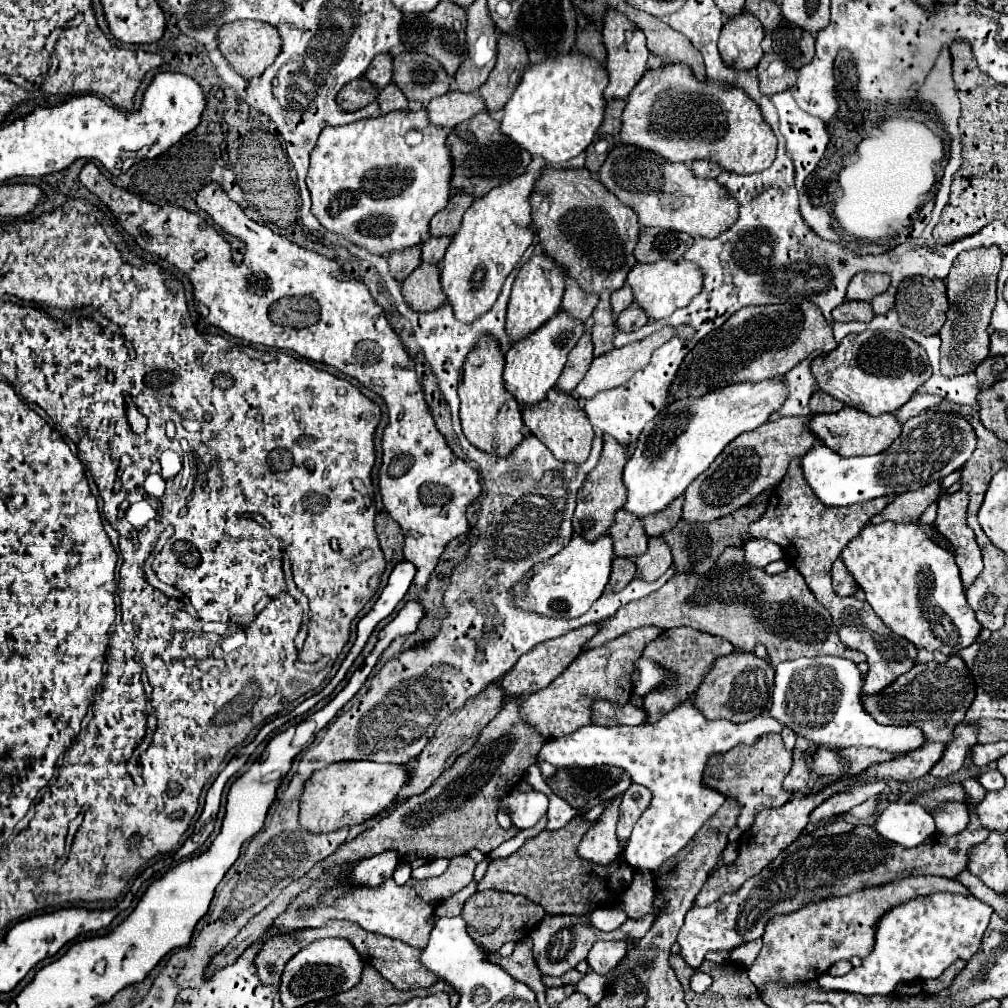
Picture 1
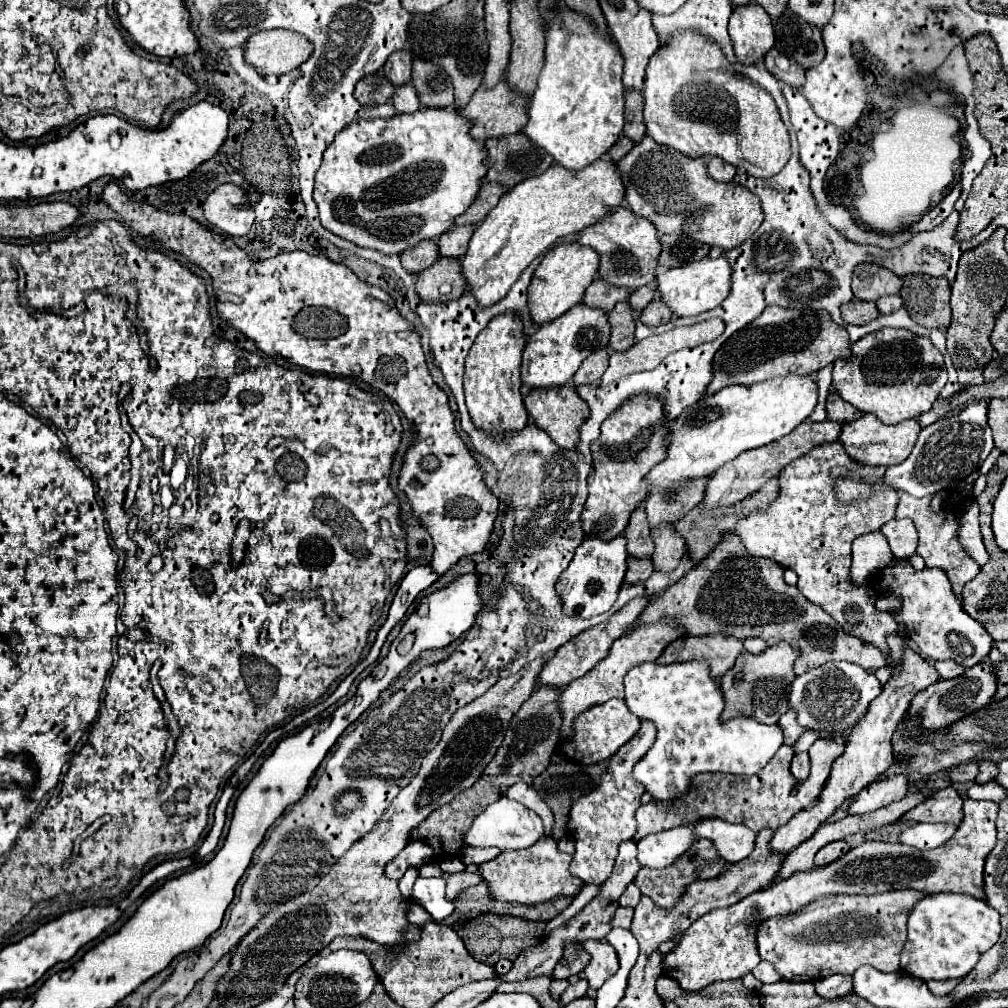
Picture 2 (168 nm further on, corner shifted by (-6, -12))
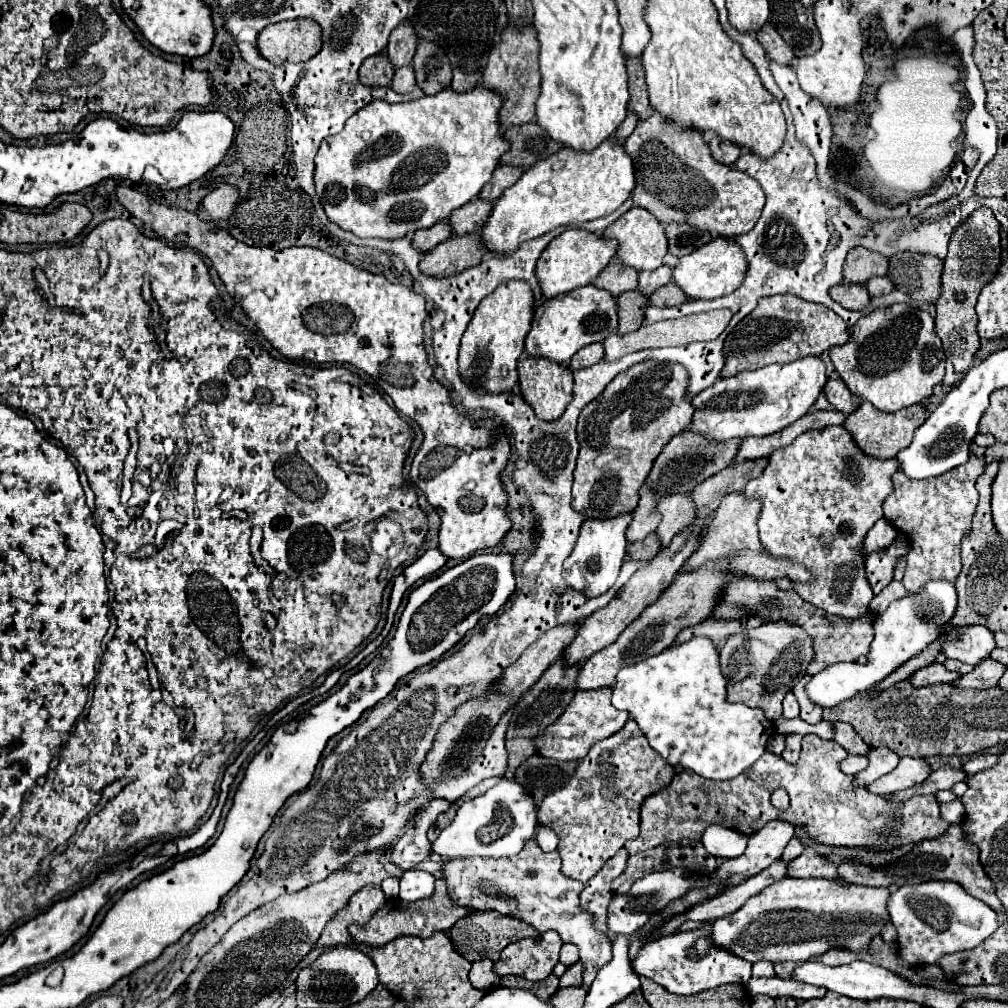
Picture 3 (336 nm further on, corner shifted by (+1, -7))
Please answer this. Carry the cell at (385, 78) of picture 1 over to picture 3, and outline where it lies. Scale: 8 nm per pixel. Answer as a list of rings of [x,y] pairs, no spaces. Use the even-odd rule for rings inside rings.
[[[406,21],[404,25],[398,25],[388,41],[386,47],[386,55],[390,59],[390,63],[398,69],[398,67],[406,67],[412,63],[416,51],[416,35],[412,29],[412,23]]]

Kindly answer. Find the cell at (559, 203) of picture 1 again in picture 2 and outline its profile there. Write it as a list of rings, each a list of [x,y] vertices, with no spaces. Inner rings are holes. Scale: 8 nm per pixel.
[[[619,208],[615,214],[607,216],[601,224],[589,226],[581,232],[579,244],[591,246],[601,256],[599,274],[613,286],[627,286],[631,290],[655,282],[657,274],[657,258],[661,250],[661,242],[657,238],[655,226],[641,216],[635,216],[629,208]]]

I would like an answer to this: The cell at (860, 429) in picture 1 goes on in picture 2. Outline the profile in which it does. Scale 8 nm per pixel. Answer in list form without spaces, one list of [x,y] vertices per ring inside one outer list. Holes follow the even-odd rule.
[[[863,414],[859,420],[843,424],[839,440],[843,442],[847,454],[861,464],[893,466],[893,464],[903,462],[911,454],[911,450],[917,442],[919,430],[921,430],[921,426],[915,418],[901,422],[901,424],[895,424],[895,426],[887,426],[887,424],[881,424],[879,418],[875,418],[875,414]]]

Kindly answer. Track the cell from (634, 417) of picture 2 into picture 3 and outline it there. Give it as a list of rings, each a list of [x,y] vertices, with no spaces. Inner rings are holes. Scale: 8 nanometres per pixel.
[[[644,361],[620,373],[596,401],[582,409],[578,419],[580,455],[572,487],[572,507],[576,513],[584,515],[584,519],[604,521],[634,511],[638,505],[638,491],[646,481],[654,459],[674,435],[682,433],[690,425],[692,405],[684,395],[684,385],[688,385],[688,373],[684,373],[682,365]]]

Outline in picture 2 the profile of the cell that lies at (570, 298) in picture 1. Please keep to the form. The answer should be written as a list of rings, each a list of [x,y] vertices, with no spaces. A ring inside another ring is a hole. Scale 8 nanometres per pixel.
[[[597,276],[597,278],[591,282],[591,286],[587,288],[585,298],[583,298],[583,304],[601,308],[601,310],[605,310],[605,312],[611,312],[617,302],[627,300],[629,296],[631,296],[631,290],[619,288],[619,286],[611,286],[611,284],[605,282],[601,276]]]

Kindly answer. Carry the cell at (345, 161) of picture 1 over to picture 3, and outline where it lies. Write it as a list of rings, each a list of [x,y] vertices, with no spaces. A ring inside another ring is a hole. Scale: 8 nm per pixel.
[[[476,85],[472,91],[468,93],[452,93],[452,89],[444,89],[436,95],[426,95],[422,99],[414,99],[414,101],[406,101],[406,103],[386,103],[386,101],[374,101],[366,107],[362,107],[356,115],[352,115],[344,129],[338,135],[326,137],[322,141],[322,147],[316,155],[316,171],[314,171],[314,185],[316,185],[316,193],[320,197],[322,209],[328,215],[328,219],[332,223],[336,223],[340,229],[354,233],[356,237],[378,237],[378,239],[398,239],[398,237],[406,237],[418,229],[426,229],[432,227],[436,223],[442,223],[444,219],[450,217],[450,213],[462,205],[466,205],[468,201],[476,199],[480,189],[490,181],[492,171],[498,165],[498,159],[502,157],[502,153],[508,151],[508,143],[502,139],[502,131],[498,127],[498,109],[502,105],[502,97],[498,97],[496,93]]]

